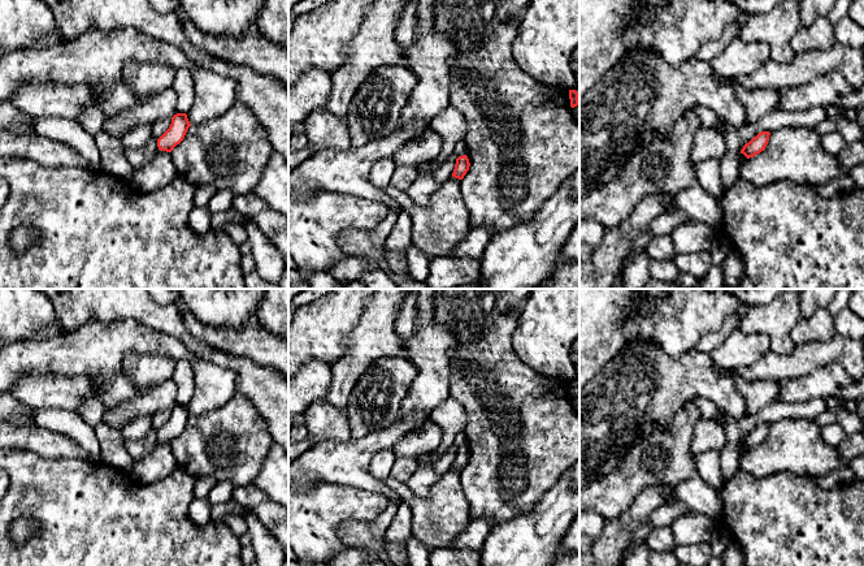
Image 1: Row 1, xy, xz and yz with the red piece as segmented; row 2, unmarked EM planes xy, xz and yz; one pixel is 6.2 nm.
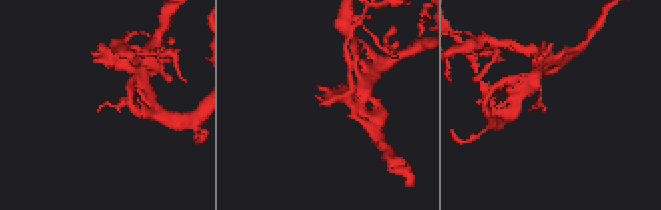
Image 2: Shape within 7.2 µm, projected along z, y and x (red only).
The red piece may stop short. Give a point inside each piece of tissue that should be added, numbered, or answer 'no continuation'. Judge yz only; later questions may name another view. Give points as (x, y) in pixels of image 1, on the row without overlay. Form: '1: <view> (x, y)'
no continuation

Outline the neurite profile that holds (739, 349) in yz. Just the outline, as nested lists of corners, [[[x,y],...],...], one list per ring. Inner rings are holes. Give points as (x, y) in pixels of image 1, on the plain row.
[[[734,328],[726,340],[717,346],[711,358],[713,364],[724,371],[748,367],[760,360],[770,350],[769,338],[759,333],[743,333]]]

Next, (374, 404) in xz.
[[[401,354],[370,364],[348,398],[351,436],[361,438],[392,425],[416,373],[417,367]]]

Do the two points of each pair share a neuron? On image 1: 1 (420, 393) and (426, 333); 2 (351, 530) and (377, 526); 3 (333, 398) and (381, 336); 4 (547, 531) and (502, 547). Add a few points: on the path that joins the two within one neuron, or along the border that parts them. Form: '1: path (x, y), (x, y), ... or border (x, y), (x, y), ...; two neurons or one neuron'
1: path (426, 379), (426, 348); one neuron
2: path (357, 530), (370, 530); one neuron
3: path (343, 383), (346, 371), (365, 351); one neuron
4: path (535, 538), (525, 547), (513, 547); one neuron

